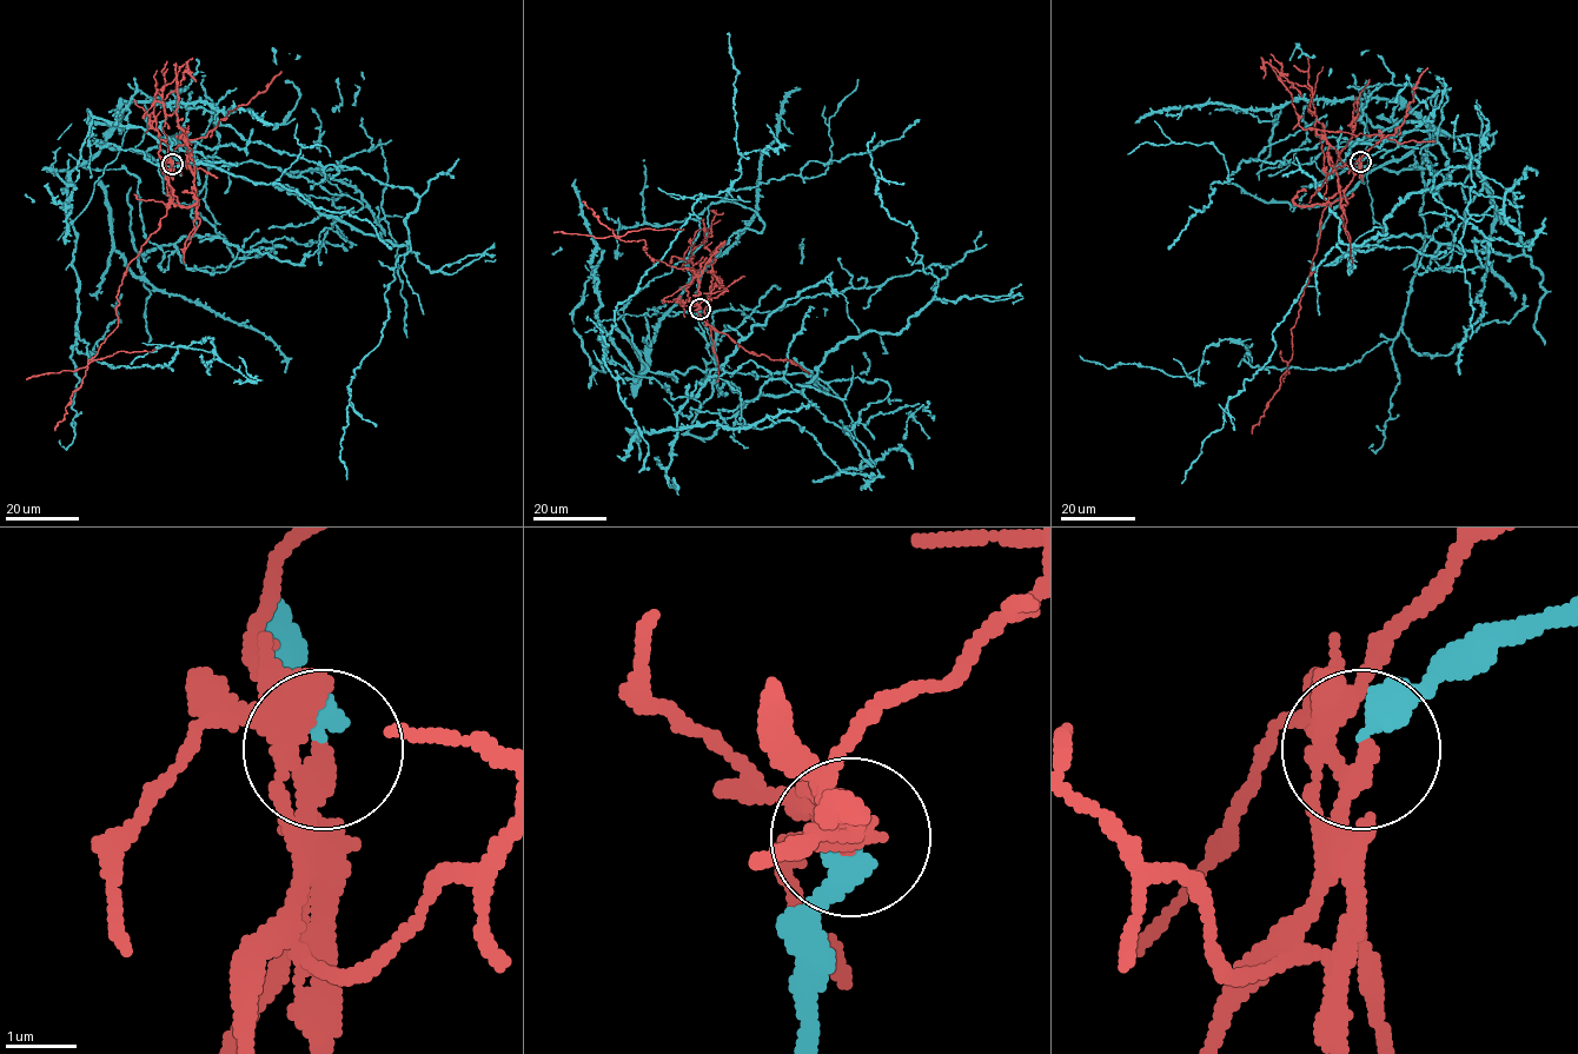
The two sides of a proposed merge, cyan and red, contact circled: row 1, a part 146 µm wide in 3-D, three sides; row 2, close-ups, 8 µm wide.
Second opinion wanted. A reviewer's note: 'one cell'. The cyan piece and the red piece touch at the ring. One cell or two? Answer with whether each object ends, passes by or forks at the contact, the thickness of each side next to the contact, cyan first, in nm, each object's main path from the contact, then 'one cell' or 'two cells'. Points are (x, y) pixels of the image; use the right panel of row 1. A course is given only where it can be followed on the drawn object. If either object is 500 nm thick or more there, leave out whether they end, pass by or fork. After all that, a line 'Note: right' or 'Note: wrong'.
cyan ends; red passes by; calibres 400 and 240 nm; course cyan (1360, 161), (1492, 136), (1359, 245), (1315, 186), (1359, 87), (1433, 174), (1467, 139), (1470, 338); course red (1360, 161), (1350, 184), (1331, 198), (1321, 213), (1308, 282), (1291, 329), (1292, 358), (1252, 433); two cells
Note: wrong

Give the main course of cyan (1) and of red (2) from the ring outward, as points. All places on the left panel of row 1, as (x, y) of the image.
1: (173, 164), (406, 245), (412, 191), (201, 107), (105, 139), (378, 141), (408, 337)
2: (173, 164), (165, 214), (127, 266), (117, 297), (118, 325), (87, 365), (54, 430)

